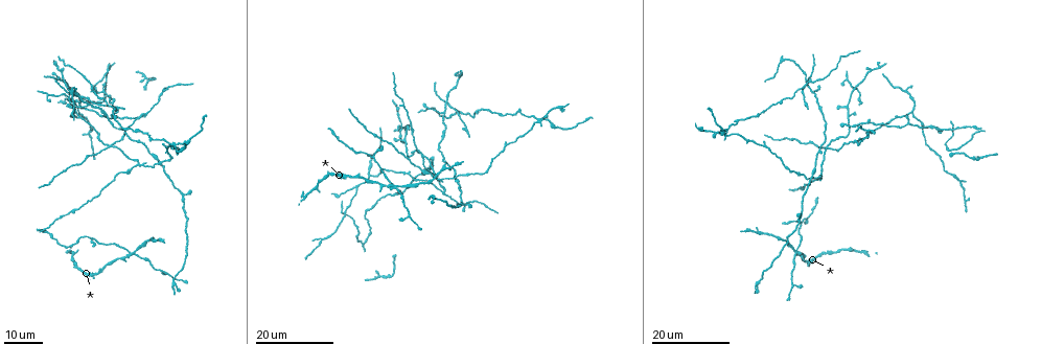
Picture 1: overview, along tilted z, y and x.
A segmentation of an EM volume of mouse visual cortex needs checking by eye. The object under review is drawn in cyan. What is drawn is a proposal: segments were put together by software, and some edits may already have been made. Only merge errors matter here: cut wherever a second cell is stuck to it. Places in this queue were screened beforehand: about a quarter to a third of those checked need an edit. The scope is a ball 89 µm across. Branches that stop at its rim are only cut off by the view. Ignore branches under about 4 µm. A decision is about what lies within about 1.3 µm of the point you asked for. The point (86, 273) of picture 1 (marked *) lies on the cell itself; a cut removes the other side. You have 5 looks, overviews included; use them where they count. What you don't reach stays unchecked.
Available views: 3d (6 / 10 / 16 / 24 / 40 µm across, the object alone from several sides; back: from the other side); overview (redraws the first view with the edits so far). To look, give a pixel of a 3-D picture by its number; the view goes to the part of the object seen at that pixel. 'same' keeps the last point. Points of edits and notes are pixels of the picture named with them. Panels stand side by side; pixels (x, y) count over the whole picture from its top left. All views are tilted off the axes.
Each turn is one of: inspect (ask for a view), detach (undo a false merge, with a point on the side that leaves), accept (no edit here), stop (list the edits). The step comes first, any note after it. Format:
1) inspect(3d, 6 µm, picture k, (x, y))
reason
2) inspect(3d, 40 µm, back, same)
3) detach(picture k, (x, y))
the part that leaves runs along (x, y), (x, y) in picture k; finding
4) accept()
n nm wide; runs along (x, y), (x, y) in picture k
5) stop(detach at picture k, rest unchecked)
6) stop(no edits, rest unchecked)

inspect(3d, 16 µm, picture 1, (447, 100))
four or more arms meet

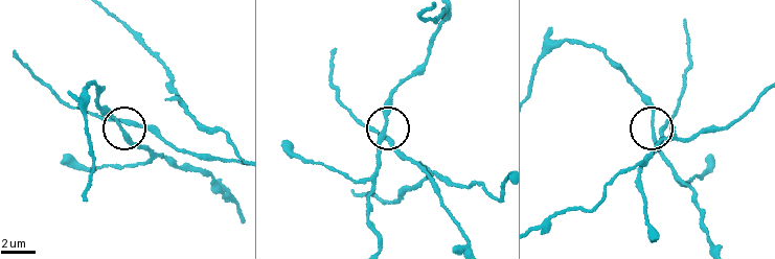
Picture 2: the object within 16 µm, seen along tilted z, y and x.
inspect(3d, 10 µm, picture 2, (655, 134))

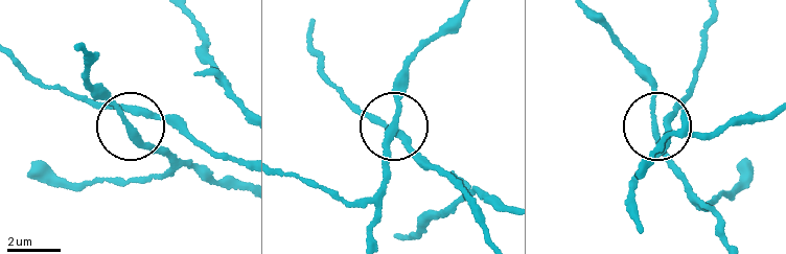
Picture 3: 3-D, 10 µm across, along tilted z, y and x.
accept()
runs along (504, 207), (471, 207), (413, 156), (393, 118), (401, 74) in picture 3; one cell here

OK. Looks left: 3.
inspect(3d, 16 µm, picture 1, (867, 129))
two arms in line, one across

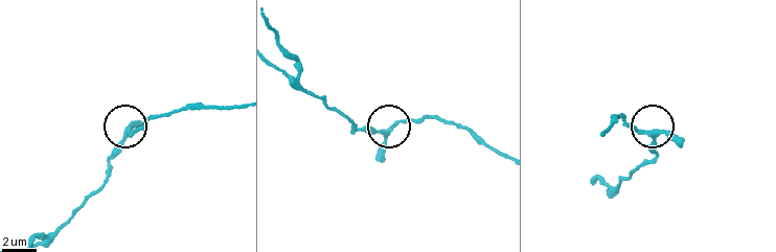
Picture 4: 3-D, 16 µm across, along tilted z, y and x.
inspect(3d, 6 µm, picture 4, (645, 133))
zoom in

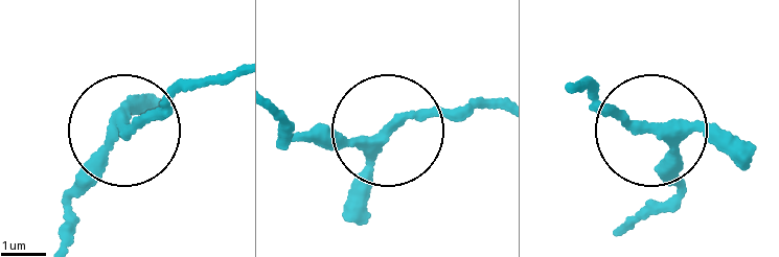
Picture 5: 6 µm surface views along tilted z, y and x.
inspect(3d, 6 µm, back, picture 5, (389, 131))

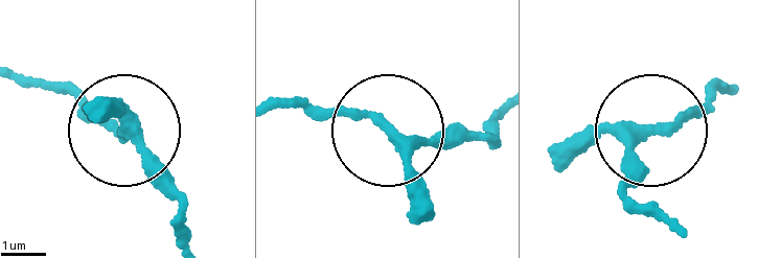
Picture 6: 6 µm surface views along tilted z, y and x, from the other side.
accept()
runs along (180, 235), (170, 176), (71, 89) in picture 6; continuous, no second cell

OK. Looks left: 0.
stop(no edits, rest unchecked)

